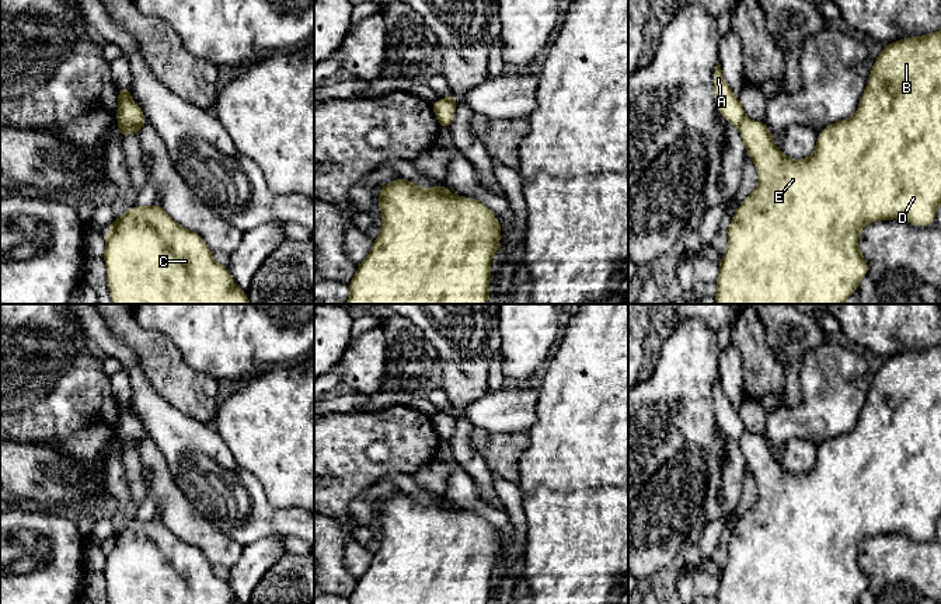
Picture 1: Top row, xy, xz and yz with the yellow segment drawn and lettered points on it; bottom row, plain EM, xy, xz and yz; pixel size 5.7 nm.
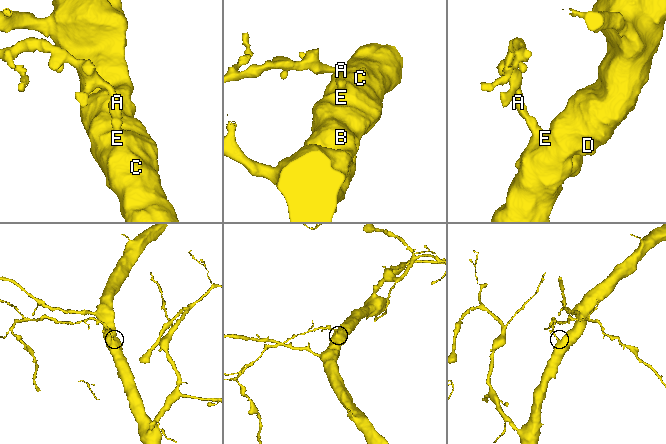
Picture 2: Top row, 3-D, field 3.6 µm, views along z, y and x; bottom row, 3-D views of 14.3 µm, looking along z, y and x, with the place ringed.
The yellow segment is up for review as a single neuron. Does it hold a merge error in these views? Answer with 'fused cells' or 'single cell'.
fused cells

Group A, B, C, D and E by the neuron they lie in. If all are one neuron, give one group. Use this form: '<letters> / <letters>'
A / B C D E

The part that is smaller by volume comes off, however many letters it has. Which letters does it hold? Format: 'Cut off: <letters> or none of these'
Cut off: A

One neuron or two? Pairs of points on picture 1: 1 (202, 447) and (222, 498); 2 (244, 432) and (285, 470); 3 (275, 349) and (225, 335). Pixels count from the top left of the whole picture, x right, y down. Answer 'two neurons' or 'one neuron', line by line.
1: one neuron
2: one neuron
3: one neuron

